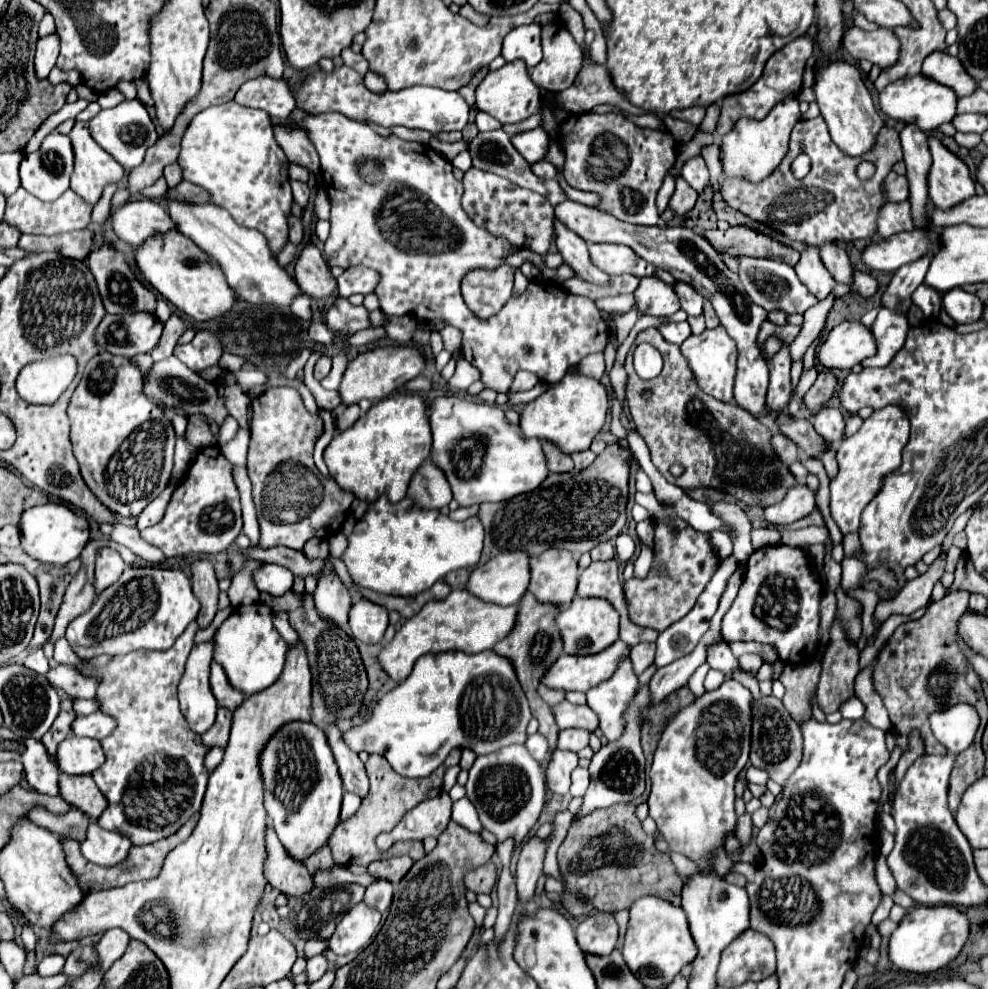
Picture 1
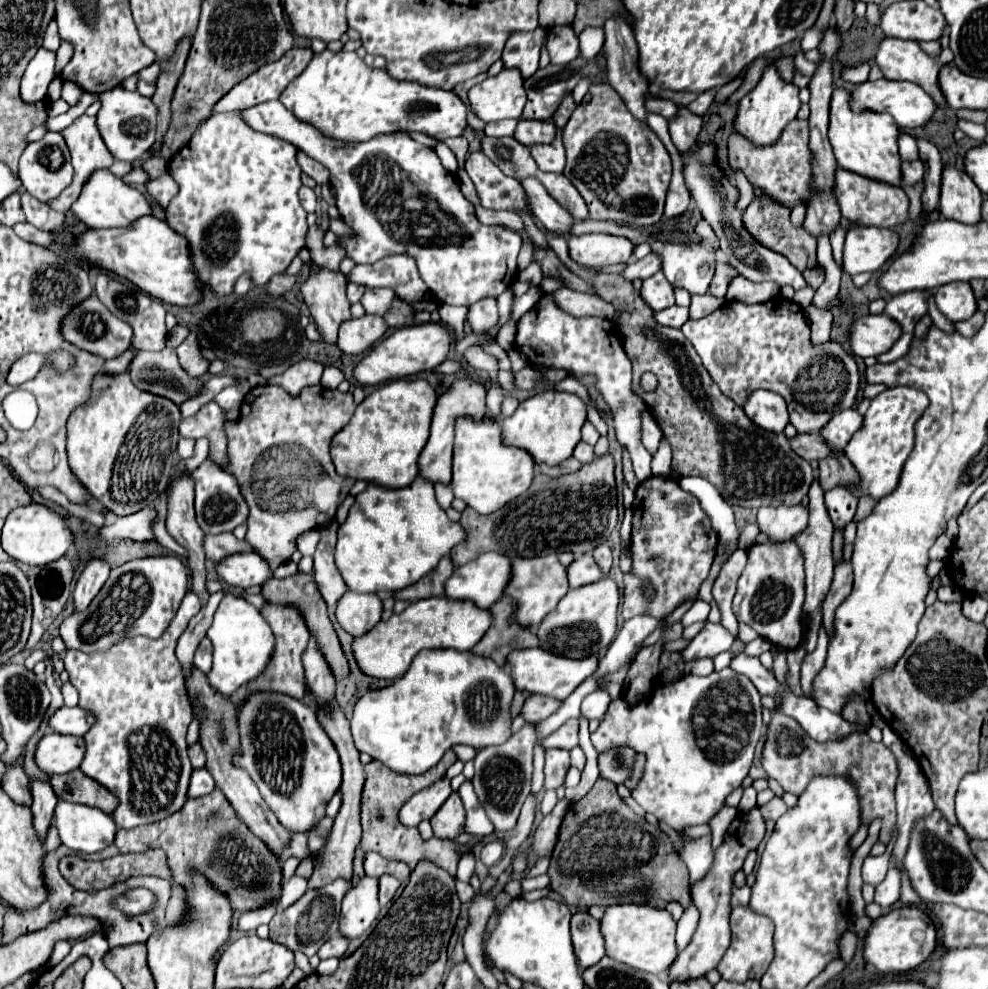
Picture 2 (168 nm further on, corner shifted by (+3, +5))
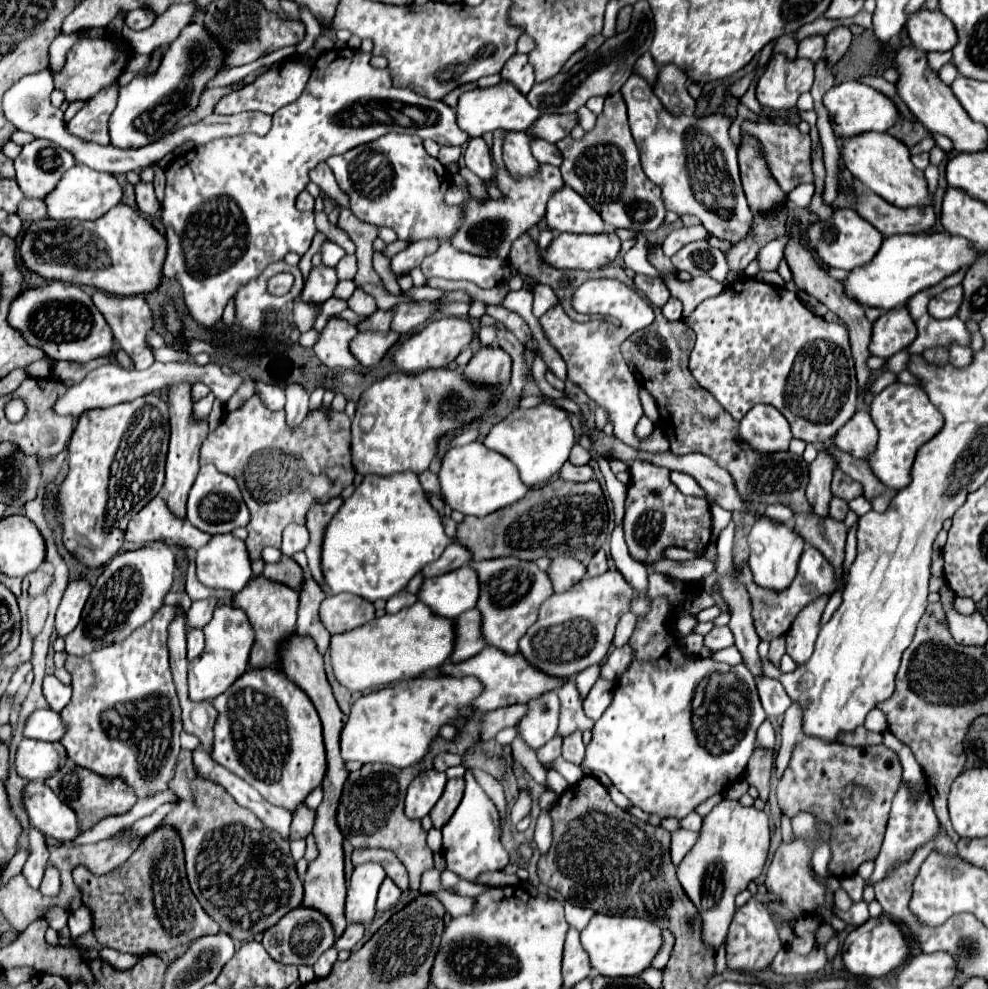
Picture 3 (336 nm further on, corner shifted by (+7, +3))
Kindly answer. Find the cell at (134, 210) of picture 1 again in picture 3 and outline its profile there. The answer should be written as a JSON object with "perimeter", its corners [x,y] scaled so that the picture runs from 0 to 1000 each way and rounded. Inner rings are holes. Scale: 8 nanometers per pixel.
{"perimeter":[[[78,166],[70,174],[66,174],[62,186],[58,186],[58,190],[54,190],[50,198],[46,198],[46,208],[48,208],[48,218],[56,222],[72,222],[72,220],[98,222],[116,206],[120,206],[122,200],[124,200],[124,192],[114,176],[98,174],[94,170]]]}

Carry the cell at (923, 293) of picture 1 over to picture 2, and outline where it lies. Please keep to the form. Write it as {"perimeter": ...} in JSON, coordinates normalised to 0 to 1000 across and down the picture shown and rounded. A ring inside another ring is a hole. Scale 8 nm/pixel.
{"perimeter":[[[942,299],[940,301],[940,309],[938,309],[938,313],[940,313],[940,320],[942,320],[942,324],[944,324],[944,328],[948,330],[948,332],[952,332],[952,334],[956,334],[956,336],[965,336],[965,328],[948,313],[948,309],[946,309],[946,301]]]}

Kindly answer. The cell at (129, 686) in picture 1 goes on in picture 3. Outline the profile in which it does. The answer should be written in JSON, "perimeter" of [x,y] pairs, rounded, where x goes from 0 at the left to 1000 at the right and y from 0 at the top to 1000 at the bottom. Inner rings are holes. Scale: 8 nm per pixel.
{"perimeter":[[[163,613],[151,631],[139,635],[139,639],[129,643],[124,649],[106,653],[86,663],[68,663],[66,669],[66,675],[74,684],[74,706],[60,720],[66,732],[66,744],[62,744],[60,750],[66,754],[68,766],[104,785],[122,785],[139,801],[141,807],[169,799],[183,758],[183,716],[171,677],[169,657],[169,633],[175,623],[177,613]]]}

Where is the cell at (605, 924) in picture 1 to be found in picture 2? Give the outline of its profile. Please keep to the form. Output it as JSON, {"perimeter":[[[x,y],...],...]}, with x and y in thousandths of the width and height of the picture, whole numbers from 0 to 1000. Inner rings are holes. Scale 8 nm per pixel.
{"perimeter":[[[582,922],[578,928],[578,948],[588,979],[596,979],[612,967],[612,948],[608,948],[608,932],[596,922]]]}

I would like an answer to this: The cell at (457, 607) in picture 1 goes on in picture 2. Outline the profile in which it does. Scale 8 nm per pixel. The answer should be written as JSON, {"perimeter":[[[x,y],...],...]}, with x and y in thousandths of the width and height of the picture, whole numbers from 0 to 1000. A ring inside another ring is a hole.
{"perimeter":[[[452,603],[428,605],[416,609],[406,621],[398,621],[392,629],[384,629],[373,641],[357,647],[357,659],[367,681],[378,686],[400,688],[412,679],[418,663],[428,655],[461,655],[477,657],[487,641],[495,637],[495,615],[485,615],[475,607],[459,607]]]}

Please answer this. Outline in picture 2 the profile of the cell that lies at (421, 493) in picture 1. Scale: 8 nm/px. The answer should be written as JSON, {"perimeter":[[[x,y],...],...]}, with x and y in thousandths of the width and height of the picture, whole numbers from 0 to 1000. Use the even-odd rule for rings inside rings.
{"perimeter":[[[465,382],[459,386],[459,390],[444,400],[440,417],[438,417],[438,427],[436,427],[436,441],[424,461],[424,481],[436,487],[446,487],[454,491],[454,471],[456,471],[456,457],[459,457],[459,427],[463,421],[475,419],[481,423],[487,423],[493,417],[491,413],[491,392],[489,388],[477,384],[477,382]]]}

